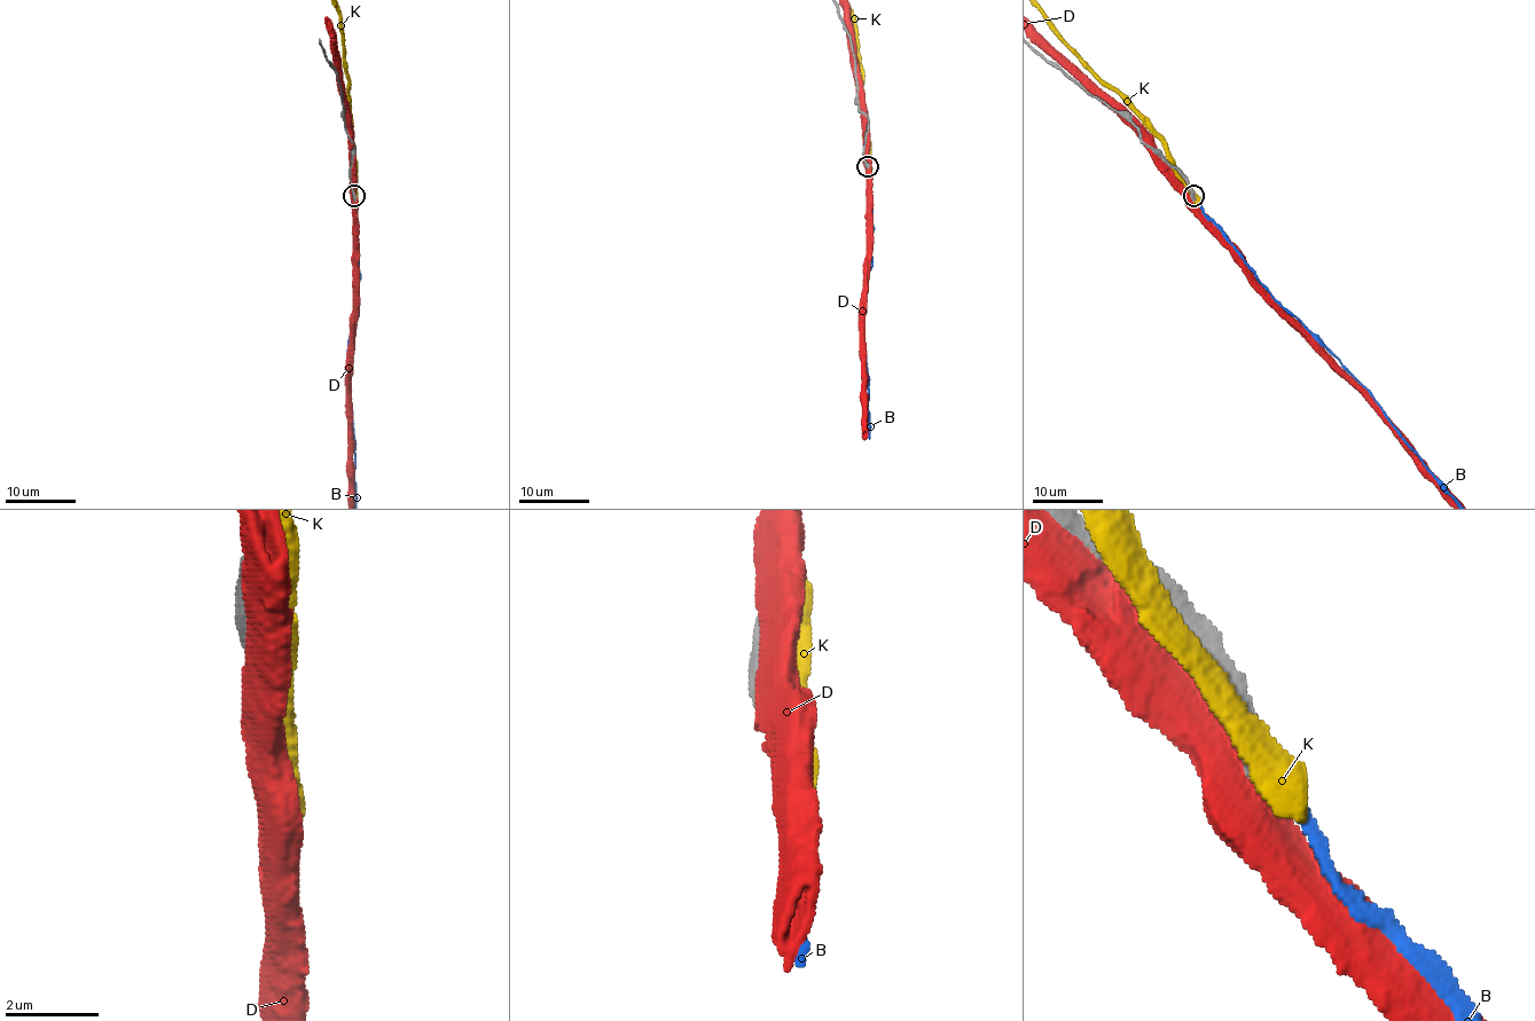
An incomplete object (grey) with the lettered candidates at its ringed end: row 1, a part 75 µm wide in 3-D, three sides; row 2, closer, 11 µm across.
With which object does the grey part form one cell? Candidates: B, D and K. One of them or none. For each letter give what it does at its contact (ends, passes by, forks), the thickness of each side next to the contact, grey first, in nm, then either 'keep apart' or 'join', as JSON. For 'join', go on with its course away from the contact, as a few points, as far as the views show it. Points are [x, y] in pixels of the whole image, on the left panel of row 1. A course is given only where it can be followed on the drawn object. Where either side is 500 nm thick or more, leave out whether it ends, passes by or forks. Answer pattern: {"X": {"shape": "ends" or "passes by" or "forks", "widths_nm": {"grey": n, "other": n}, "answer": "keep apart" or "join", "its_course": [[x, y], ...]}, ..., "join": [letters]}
{"B": {"shape": "ends", "widths_nm": {"grey": 480, "other": 300}, "answer": "join"}, "D": {"widths_nm": {"grey": 500, "other": 550}, "answer": "keep apart"}, "K": {"widths_nm": {"grey": 500, "other": 480}, "answer": "keep apart"}, "join": ["B"]}

